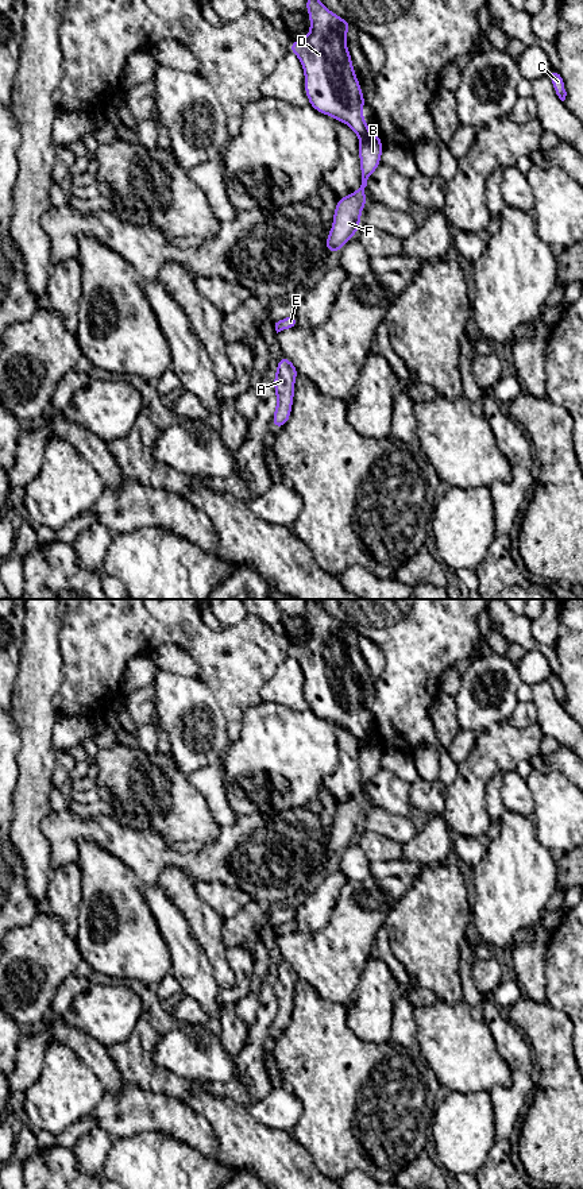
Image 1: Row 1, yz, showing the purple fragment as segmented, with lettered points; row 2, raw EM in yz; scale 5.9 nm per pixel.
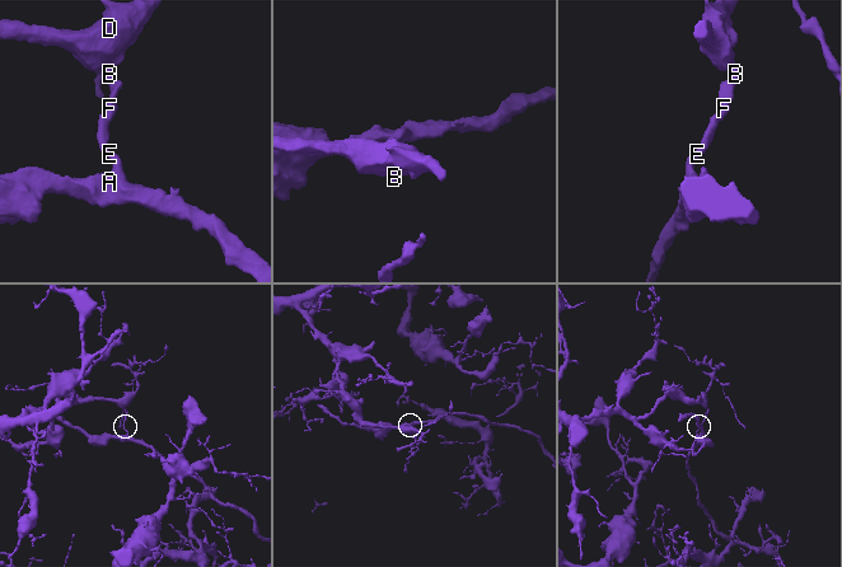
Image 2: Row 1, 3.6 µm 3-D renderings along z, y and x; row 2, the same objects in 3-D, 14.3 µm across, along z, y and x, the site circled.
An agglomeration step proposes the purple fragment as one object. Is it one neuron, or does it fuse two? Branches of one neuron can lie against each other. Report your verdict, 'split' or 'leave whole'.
split

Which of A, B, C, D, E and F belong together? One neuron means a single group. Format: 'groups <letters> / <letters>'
groups A B E F / C D

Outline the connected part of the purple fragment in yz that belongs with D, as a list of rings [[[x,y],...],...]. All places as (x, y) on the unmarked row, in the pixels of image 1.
[[[308,599],[306,617],[310,619],[310,637],[306,642],[290,648],[289,655],[300,663],[304,672],[309,709],[316,715],[345,727],[362,744],[368,738],[368,729],[362,719],[366,706],[344,644],[352,632],[332,618],[314,599]]]

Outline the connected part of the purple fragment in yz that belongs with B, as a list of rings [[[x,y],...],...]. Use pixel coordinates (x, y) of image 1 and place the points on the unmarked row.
[[[367,738],[360,744],[359,761],[362,790],[355,798],[336,807],[333,830],[325,845],[325,852],[329,857],[337,858],[337,856],[356,838],[360,830],[360,818],[367,807],[364,792],[367,791],[368,781],[381,768],[382,752],[382,745],[377,738]]]

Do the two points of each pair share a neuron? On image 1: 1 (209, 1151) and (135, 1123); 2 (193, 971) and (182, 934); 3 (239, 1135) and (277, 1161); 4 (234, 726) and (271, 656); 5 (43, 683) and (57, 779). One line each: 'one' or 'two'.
1: one
2: one
3: one
4: one
5: two

